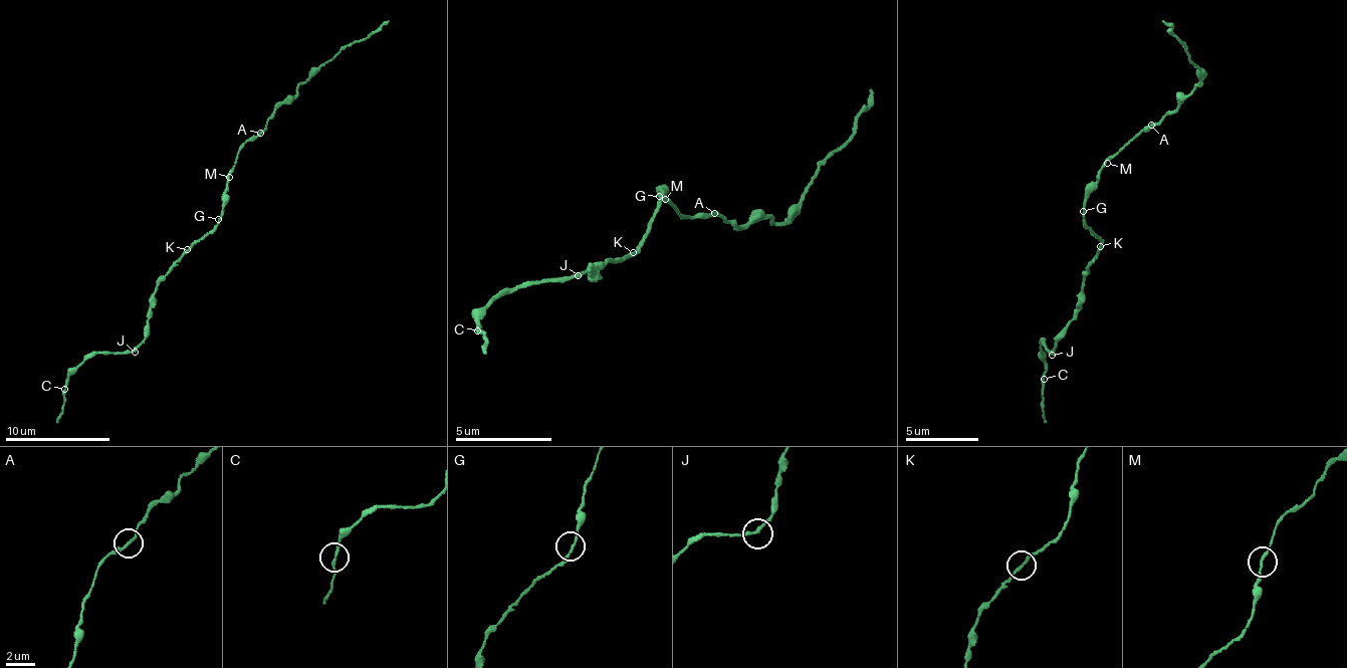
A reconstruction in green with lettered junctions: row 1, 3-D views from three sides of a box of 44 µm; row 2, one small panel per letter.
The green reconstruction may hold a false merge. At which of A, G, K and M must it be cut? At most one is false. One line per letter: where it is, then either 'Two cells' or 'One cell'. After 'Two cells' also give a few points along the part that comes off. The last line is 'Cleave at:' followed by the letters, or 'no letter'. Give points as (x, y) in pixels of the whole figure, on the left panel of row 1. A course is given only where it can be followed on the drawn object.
A: Place: (260, 133). One cell
G: Place: (218, 219). One cell
K: Place: (187, 249). Two cells. Course of the part to remove: (187, 249), (157, 284), (142, 342), (124, 352), (92, 354), (69, 376), (61, 417), (56, 422)
M: Place: (229, 177). One cell
Cleave at: K

